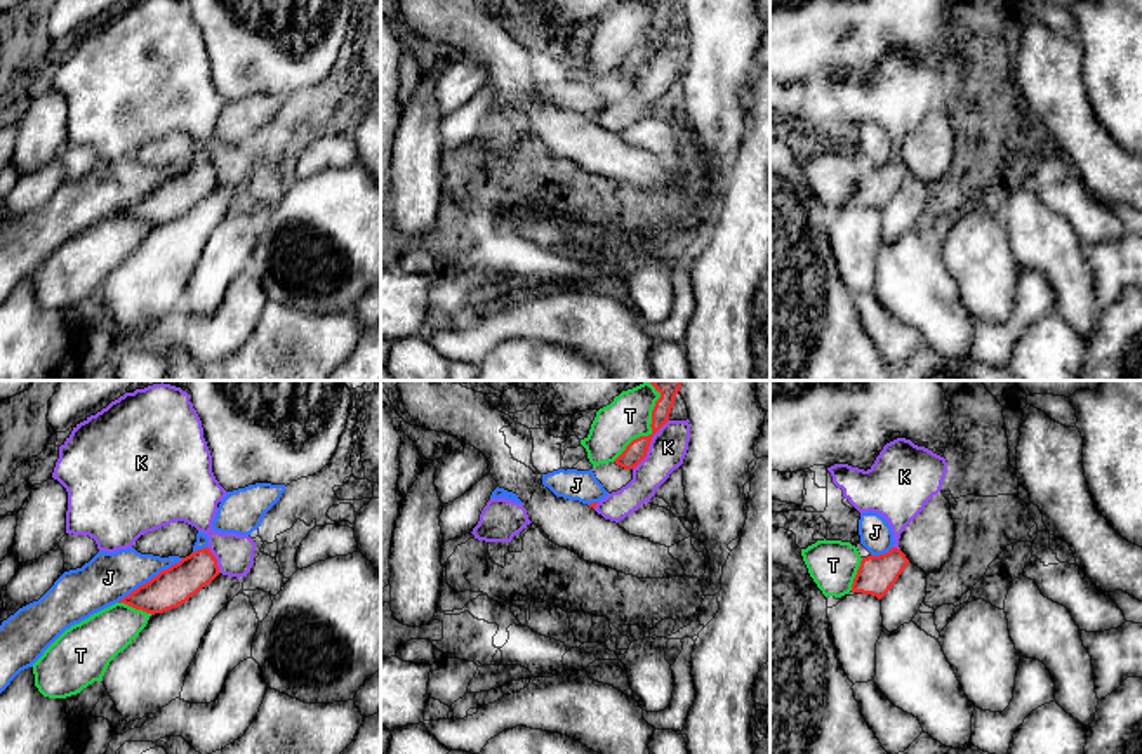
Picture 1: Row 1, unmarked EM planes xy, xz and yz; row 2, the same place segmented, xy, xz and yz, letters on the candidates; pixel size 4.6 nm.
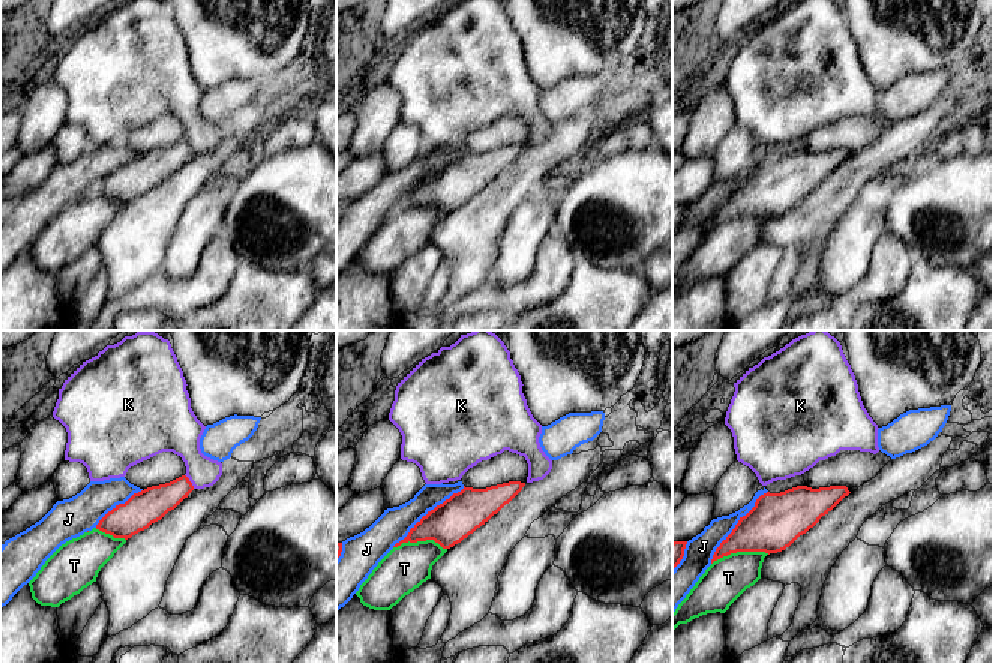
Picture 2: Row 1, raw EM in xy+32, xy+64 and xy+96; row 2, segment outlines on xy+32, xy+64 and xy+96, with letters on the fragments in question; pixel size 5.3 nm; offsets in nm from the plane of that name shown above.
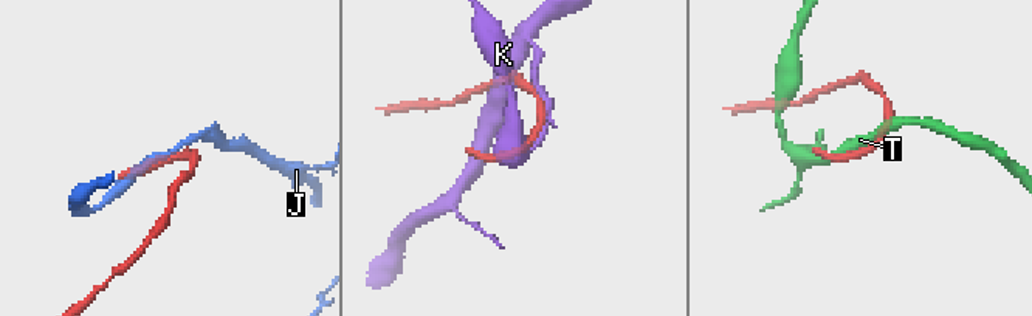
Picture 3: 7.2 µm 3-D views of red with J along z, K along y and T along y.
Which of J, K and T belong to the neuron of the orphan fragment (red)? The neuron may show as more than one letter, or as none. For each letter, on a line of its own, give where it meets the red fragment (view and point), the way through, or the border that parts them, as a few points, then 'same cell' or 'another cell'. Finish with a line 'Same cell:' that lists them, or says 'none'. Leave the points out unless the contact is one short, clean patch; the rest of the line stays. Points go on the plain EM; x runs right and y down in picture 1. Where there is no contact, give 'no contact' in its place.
J: xy (152, 190) | another cell
K: xz (649, 56) | another cell
T: xz (652, 40) | another cell
Same cell: none

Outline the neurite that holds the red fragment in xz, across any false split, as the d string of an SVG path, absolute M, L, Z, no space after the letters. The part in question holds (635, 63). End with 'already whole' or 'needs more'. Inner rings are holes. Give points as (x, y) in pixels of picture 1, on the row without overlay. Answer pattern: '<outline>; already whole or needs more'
M655 0L661 3L661 9L655 12L652 21L652 43L648 47L640 47L633 50L626 61L614 71L624 80L634 80L645 68L650 57L654 45L669 31L674 9L680 0Z; already whole

